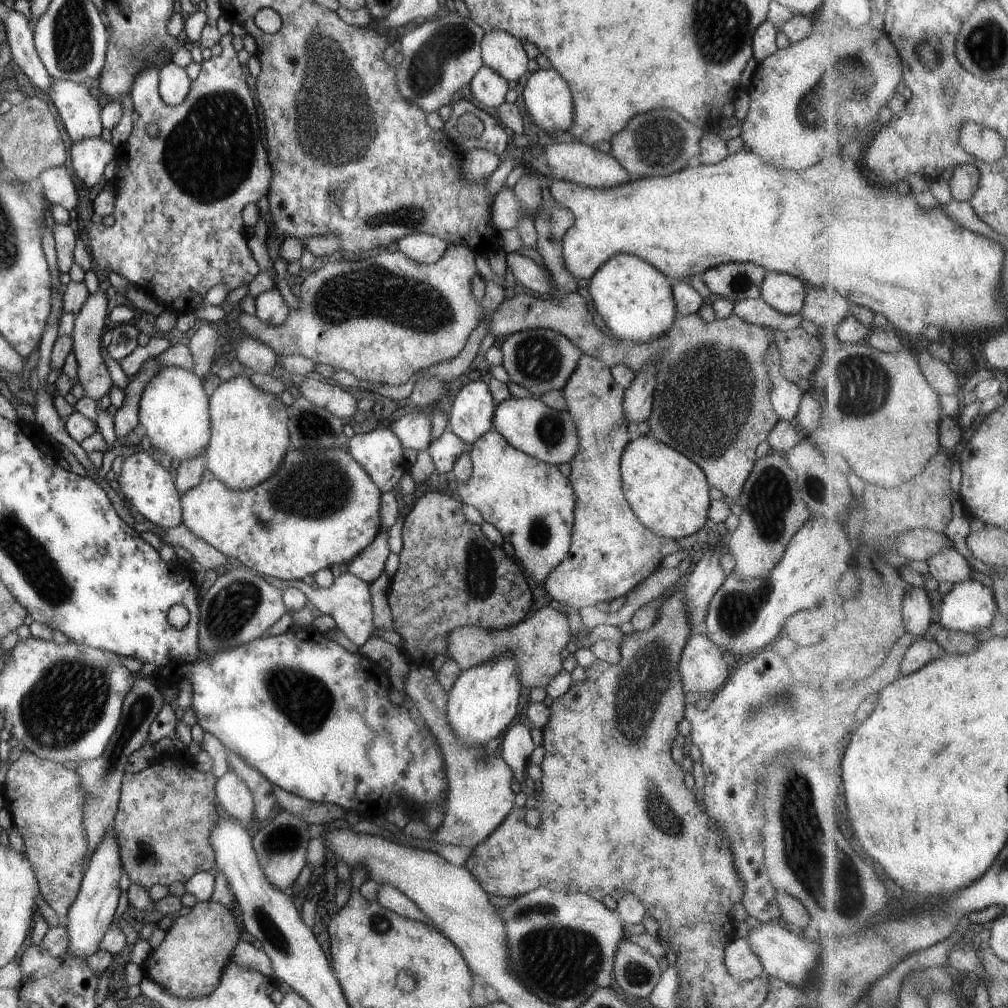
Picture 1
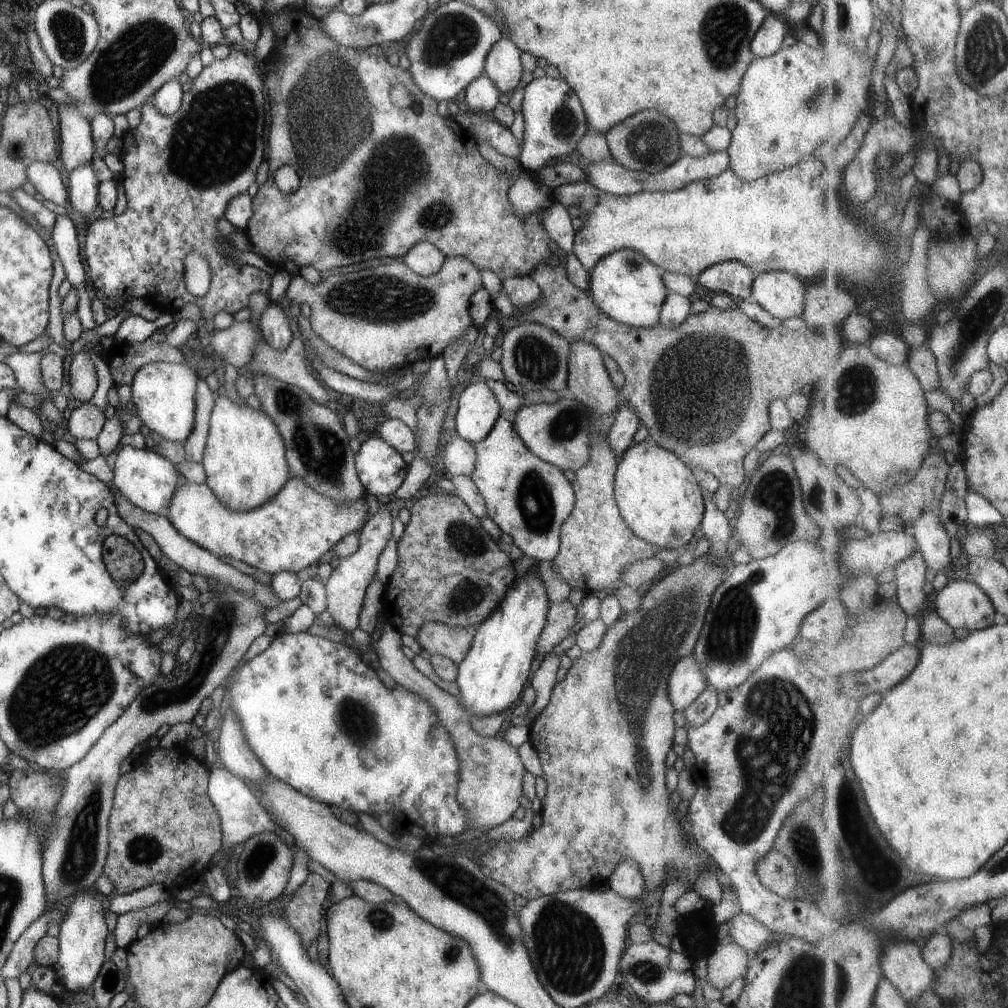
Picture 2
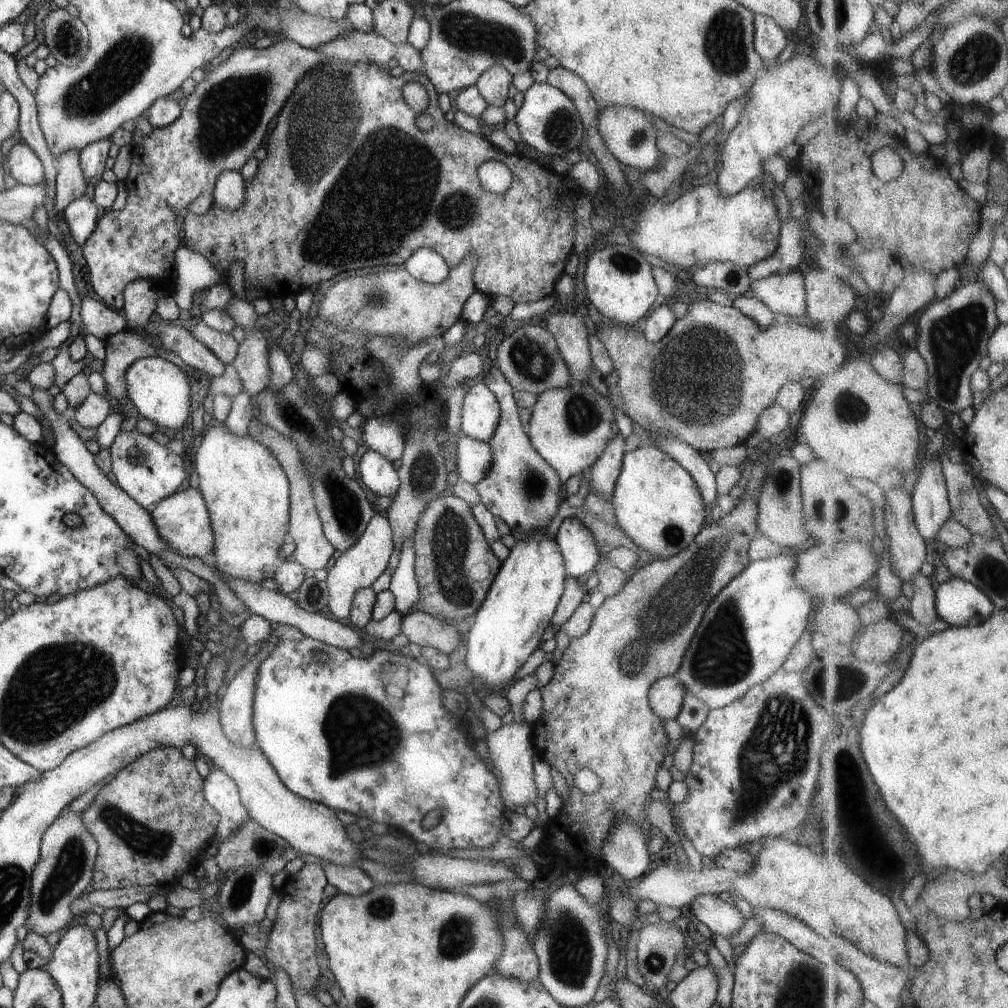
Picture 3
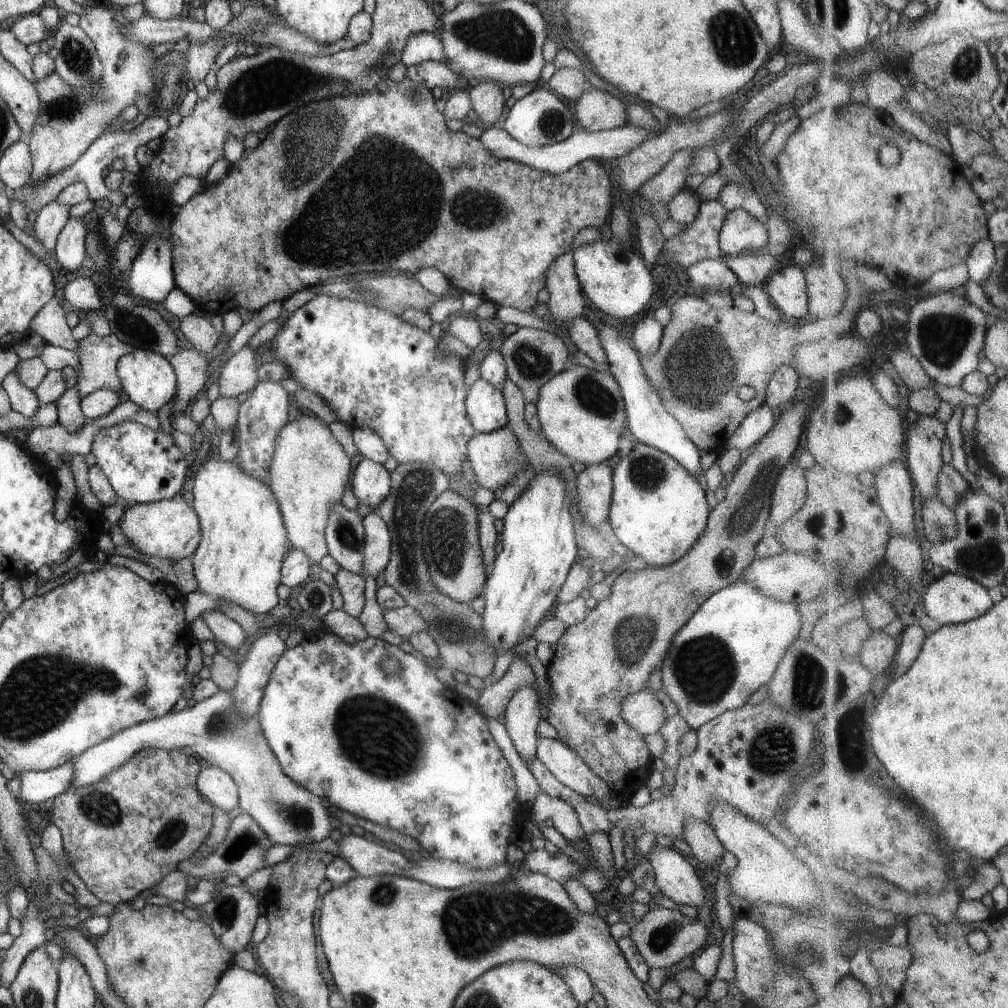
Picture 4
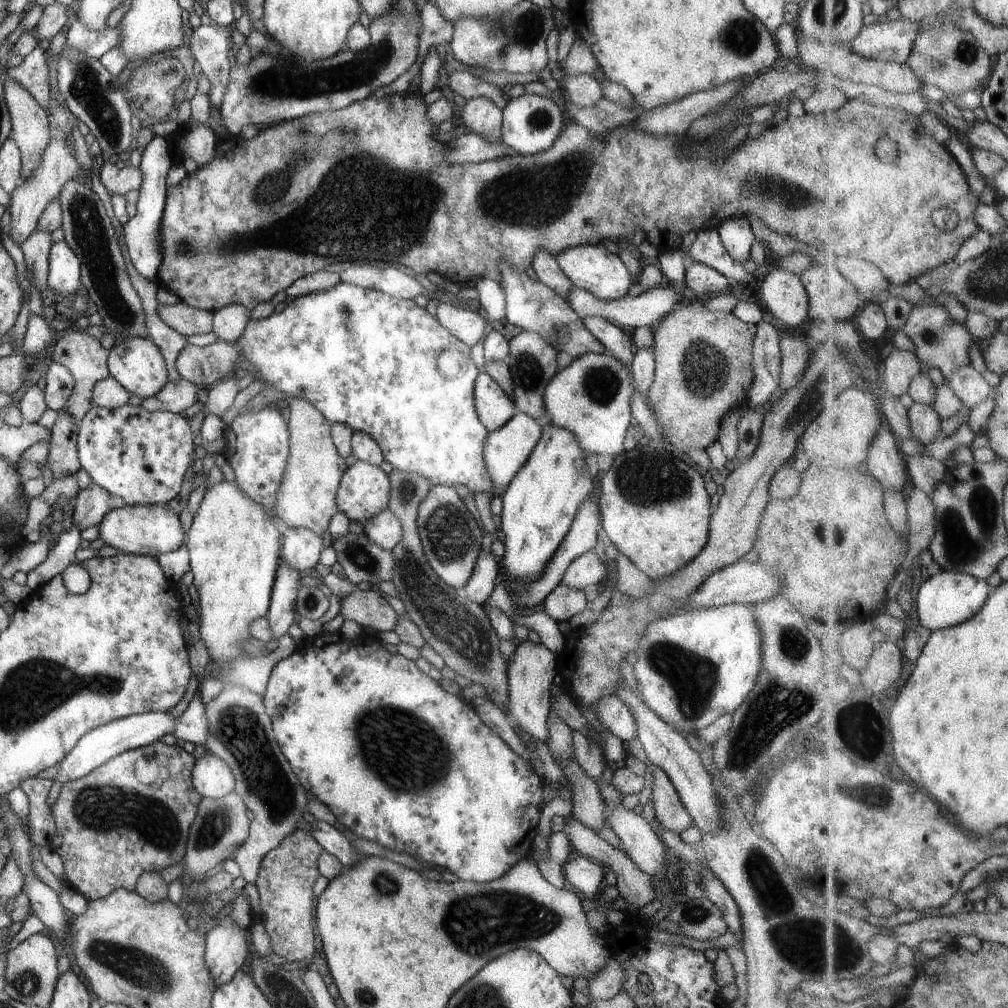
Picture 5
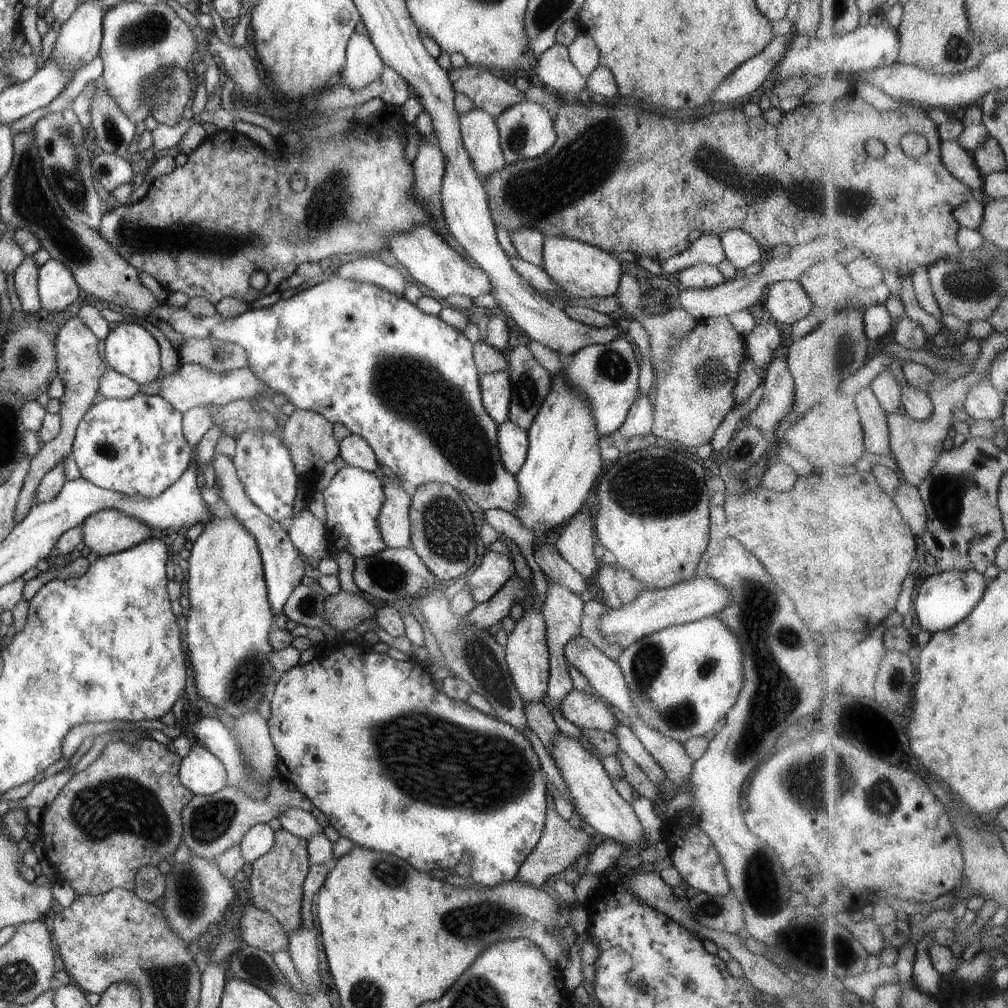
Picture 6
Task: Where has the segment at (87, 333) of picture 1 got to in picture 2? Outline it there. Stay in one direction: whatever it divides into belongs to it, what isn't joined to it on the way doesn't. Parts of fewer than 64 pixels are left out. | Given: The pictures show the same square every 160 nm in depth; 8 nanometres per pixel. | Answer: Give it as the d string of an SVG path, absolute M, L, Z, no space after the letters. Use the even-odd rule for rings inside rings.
M84 344L79 352L73 354L67 374L68 387L77 404L89 401L97 388L95 364L91 362L87 350L89 347Z

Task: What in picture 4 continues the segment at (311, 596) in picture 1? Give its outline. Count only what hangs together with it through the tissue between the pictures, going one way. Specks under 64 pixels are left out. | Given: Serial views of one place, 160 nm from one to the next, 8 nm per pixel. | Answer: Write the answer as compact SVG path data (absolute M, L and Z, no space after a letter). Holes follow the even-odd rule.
M374 512L362 518L364 544L361 572L357 576L377 576L387 566L390 556L390 536L385 522Z

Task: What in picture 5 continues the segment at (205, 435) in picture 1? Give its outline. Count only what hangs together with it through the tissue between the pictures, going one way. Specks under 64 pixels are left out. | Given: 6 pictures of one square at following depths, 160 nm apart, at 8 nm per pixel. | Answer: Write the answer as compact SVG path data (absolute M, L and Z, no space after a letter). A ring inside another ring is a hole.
M129 338L118 340L116 343L106 342L109 356L107 356L107 369L111 378L120 386L123 386L130 395L135 395L142 400L157 394L168 381L165 362L159 350L148 338Z

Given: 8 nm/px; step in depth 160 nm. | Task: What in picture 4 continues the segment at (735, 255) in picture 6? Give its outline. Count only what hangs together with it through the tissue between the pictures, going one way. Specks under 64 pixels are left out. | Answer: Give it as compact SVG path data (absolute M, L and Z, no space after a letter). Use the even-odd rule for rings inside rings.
M741 208L729 210L717 232L718 250L724 255L759 251L767 242L765 225Z

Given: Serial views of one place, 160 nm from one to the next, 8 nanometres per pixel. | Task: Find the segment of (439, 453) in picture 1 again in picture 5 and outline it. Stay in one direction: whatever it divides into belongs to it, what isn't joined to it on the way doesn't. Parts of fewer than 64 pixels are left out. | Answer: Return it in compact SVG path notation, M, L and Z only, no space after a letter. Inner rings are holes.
M519 411L502 428L487 434L485 444L483 444L483 464L491 478L493 496L500 497L509 482L513 480L513 476L521 470L523 463L529 458L533 446L541 436L541 427L542 421L535 420Z

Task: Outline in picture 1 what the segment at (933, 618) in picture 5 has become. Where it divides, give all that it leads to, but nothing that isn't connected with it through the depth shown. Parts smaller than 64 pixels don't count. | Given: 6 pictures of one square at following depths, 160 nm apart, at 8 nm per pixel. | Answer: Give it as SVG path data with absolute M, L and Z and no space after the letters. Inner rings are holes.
M971 579L955 585L943 598L940 624L945 626L947 630L955 632L976 635L979 631L989 628L991 622L993 622L993 618L995 618L995 613L997 611L1000 612L998 600L995 599L994 592L991 592L989 588L985 588L977 580Z

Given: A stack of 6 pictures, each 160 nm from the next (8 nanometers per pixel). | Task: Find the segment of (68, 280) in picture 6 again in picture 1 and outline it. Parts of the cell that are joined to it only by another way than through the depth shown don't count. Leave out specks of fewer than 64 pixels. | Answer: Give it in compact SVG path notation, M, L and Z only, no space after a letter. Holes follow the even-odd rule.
M100 137L79 138L71 142L69 158L75 176L91 193L103 182L105 166L114 160L117 149Z

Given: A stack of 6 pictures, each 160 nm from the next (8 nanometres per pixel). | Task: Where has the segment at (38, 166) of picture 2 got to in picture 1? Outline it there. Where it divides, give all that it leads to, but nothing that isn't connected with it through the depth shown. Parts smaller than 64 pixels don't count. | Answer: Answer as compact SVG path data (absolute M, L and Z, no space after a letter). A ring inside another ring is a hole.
M65 166L43 170L38 176L43 196L50 204L63 207L66 211L76 209L77 190Z

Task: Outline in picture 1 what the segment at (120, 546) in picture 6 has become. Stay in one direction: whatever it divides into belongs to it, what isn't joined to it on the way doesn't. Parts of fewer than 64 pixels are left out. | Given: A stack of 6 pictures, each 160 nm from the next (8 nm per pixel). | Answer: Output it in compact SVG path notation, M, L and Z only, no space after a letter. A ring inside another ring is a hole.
M344 446L341 448L305 448L305 450L297 450L290 447L281 464L277 466L277 470L271 472L269 478L265 478L263 482L247 488L247 490L229 490L223 482L219 482L217 478L208 482L200 482L197 486L193 486L191 490L187 490L183 496L180 496L180 504L182 509L181 523L189 532L192 532L197 538L205 541L209 546L219 551L229 559L237 559L248 570L254 571L263 576L275 577L279 580L301 580L306 575L312 575L322 568L330 569L334 564L347 564L365 548L369 546L369 542L373 542L376 535L380 532L379 527L379 500L381 500L381 490L373 484L373 480L369 478L367 470L363 470L363 466L359 462L355 462L355 458L351 458L351 454Z

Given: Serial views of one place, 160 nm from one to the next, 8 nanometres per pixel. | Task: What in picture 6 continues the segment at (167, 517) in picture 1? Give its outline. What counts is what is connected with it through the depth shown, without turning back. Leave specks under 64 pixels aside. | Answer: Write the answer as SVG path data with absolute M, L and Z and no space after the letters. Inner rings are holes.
M135 393L131 398L128 399L105 399L97 404L92 404L87 412L83 415L83 418L77 425L73 440L72 447L70 450L69 458L75 462L80 476L83 477L87 482L98 486L99 488L117 493L122 495L141 495L144 497L157 496L162 490L165 490L170 484L175 482L176 478L179 478L183 471L187 468L187 464L190 462L190 450L192 447L187 444L185 437L181 430L180 413L175 410L167 401L164 401L159 395L145 395L143 393Z

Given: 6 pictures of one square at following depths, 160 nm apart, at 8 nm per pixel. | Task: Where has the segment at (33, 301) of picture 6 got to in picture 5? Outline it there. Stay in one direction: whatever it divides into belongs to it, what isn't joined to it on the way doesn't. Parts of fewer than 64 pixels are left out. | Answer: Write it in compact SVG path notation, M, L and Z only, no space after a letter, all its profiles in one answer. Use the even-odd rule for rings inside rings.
M33 230L20 245L25 259L25 267L29 270L29 278L33 288L42 293L46 287L49 250L51 249L51 232Z

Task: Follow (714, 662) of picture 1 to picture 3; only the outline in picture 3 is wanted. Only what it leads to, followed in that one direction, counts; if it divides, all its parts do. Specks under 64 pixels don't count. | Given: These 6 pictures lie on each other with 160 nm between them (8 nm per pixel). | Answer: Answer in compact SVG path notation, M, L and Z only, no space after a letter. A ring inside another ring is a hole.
M671 674L655 680L649 686L647 700L649 708L665 722L678 716L685 695L685 688L679 682L679 678Z

